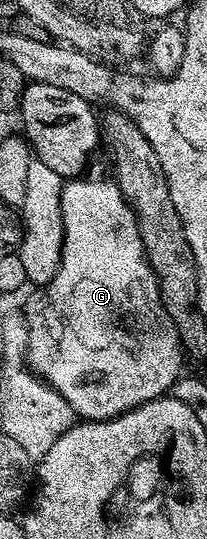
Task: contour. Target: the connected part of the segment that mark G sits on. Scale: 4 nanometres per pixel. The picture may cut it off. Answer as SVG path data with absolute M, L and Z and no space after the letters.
M72 179L60 190L60 210L64 216L64 247L60 251L60 266L52 280L47 285L37 288L28 300L28 368L33 370L47 385L52 385L66 403L76 412L77 418L89 421L106 421L110 417L120 417L123 413L137 409L155 397L165 396L174 384L182 376L186 354L180 347L178 331L166 315L164 304L160 298L160 289L156 286L156 275L148 263L148 257L144 253L144 244L140 238L140 228L136 222L134 211L128 205L128 200L122 195L120 186L115 180L108 181L80 181L84 179Z

